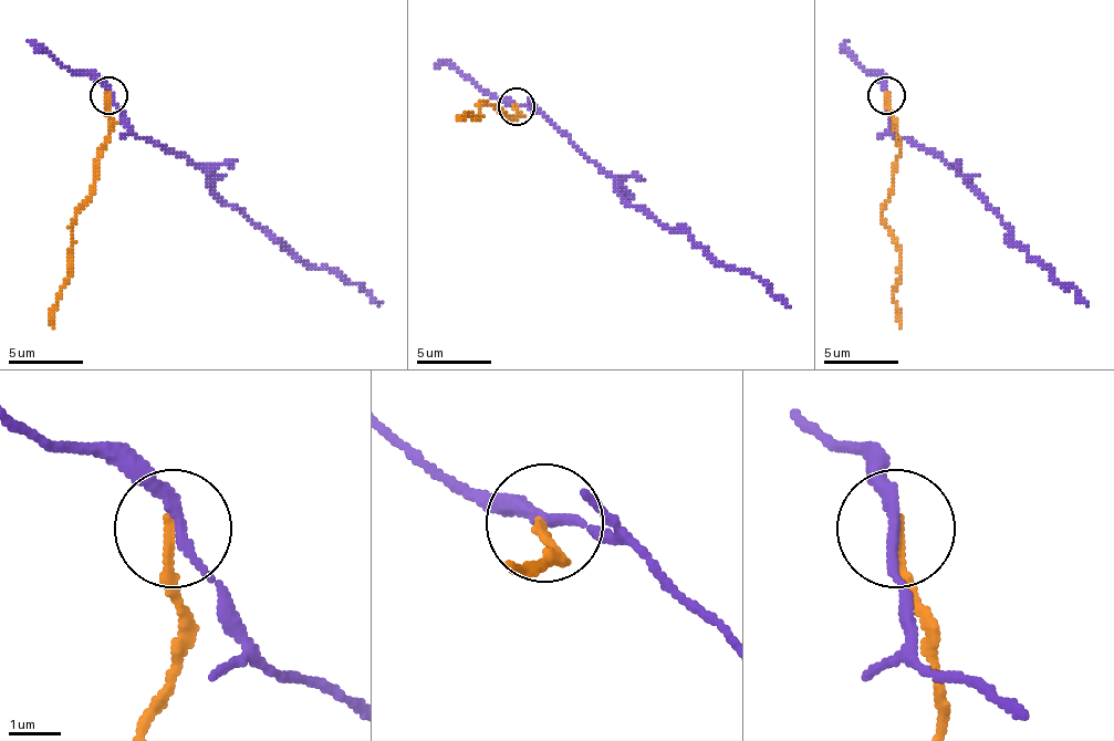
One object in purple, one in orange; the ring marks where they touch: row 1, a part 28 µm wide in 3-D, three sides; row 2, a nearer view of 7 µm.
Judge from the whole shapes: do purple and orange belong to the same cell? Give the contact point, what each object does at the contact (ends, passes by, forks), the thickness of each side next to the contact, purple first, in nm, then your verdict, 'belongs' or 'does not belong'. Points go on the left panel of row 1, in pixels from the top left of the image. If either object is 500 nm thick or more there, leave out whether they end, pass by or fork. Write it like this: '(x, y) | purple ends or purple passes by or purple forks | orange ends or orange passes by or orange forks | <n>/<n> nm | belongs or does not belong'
(108, 95) | purple passes by | orange ends | 200/170 nm | does not belong

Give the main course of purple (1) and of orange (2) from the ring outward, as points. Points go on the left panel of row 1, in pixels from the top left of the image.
1: (110, 96), (139, 137), (188, 156), (225, 201), (273, 235), (311, 268), (341, 272), (382, 302)
2: (110, 96), (105, 148), (99, 156), (94, 194), (75, 216), (69, 253), (69, 283), (53, 327)

